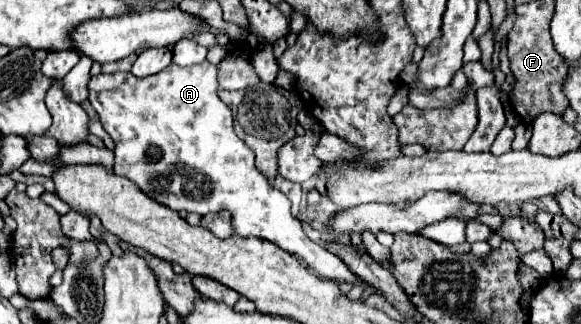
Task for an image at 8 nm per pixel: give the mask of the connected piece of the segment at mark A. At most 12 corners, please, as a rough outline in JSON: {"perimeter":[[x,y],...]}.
{"perimeter":[[216,66],[98,74],[114,174],[374,290],[256,168]]}

